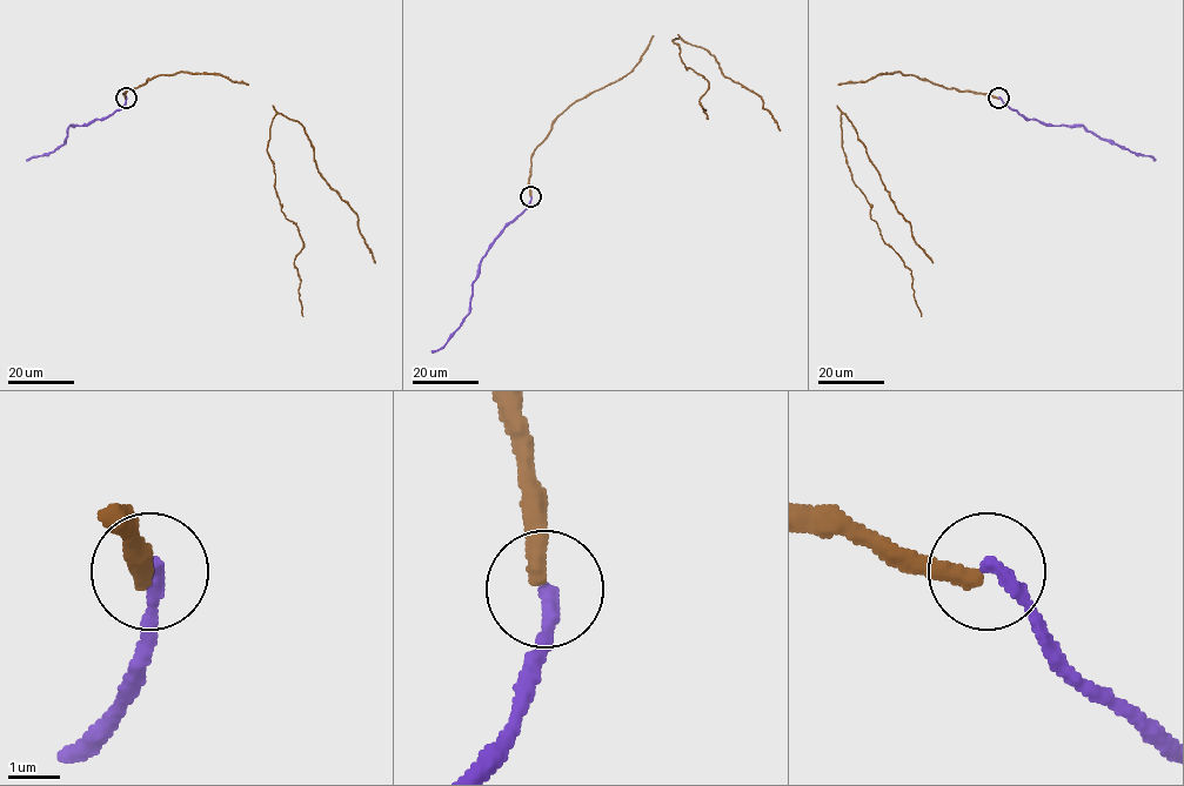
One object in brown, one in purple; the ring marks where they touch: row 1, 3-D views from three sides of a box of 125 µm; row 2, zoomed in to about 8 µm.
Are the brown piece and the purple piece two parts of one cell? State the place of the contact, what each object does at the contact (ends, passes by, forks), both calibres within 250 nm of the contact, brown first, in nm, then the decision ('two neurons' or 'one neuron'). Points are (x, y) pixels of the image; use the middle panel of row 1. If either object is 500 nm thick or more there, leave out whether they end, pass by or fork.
place (530, 196); brown ends; purple ends; calibres 360 and 320 nm; one neuron

